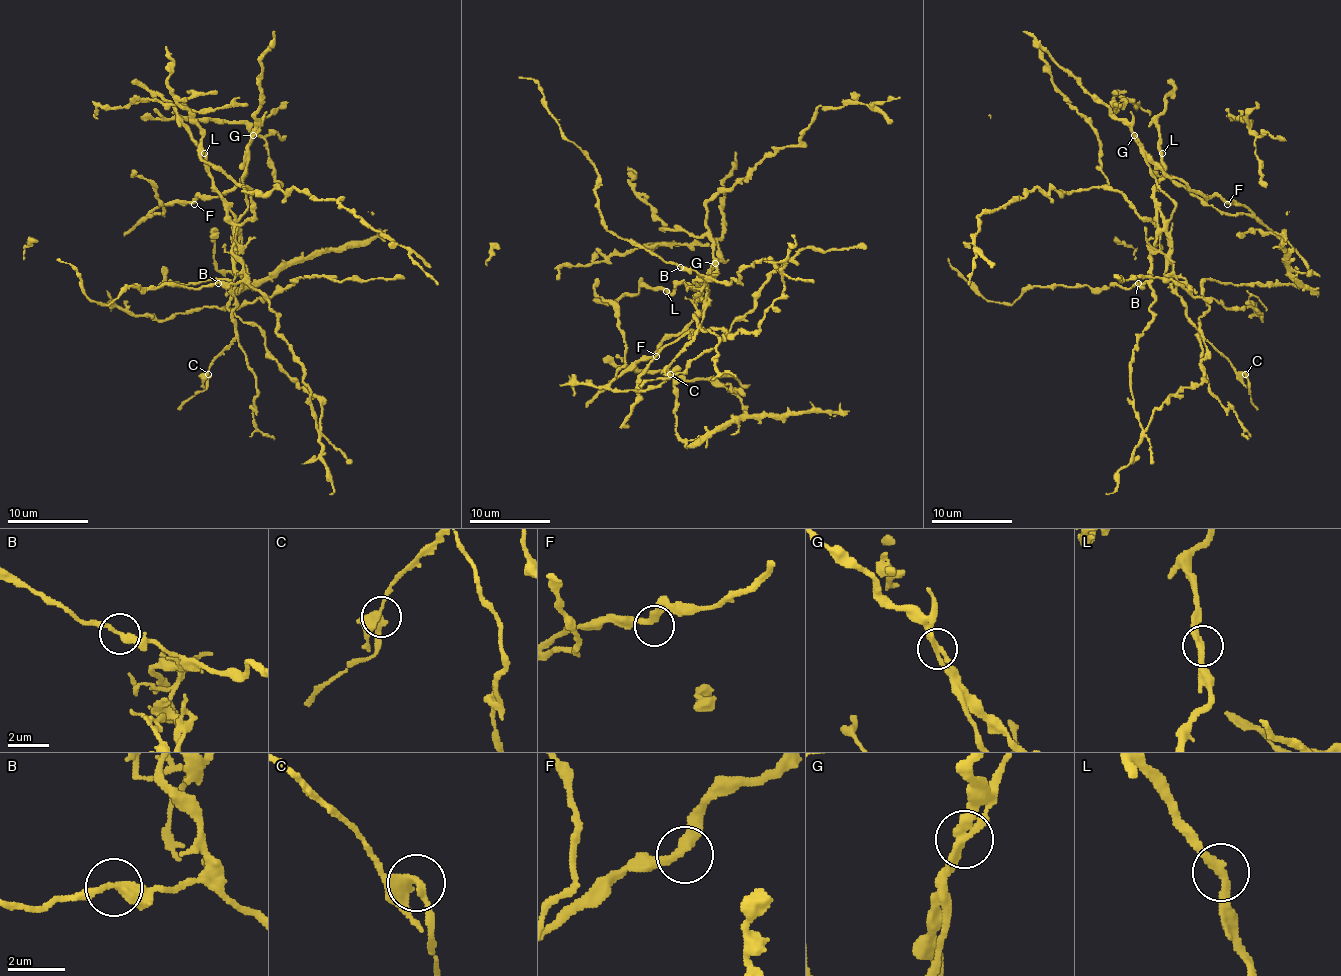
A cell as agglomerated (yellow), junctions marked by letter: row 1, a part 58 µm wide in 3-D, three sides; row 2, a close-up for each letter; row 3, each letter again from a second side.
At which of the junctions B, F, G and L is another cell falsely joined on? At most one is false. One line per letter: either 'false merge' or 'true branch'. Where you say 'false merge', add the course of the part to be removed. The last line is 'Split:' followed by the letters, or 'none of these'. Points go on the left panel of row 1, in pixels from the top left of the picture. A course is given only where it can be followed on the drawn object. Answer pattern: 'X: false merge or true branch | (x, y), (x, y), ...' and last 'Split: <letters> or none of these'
B: true branch
F: true branch
G: false merge | (253, 135), (243, 186), (247, 210), (237, 222), (233, 321), (247, 368), (255, 376), (253, 418), (275, 439)
L: true branch
Split: G

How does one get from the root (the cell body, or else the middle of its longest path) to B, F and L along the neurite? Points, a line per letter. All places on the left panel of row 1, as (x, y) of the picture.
B: (255, 289), (243, 281), (218, 283)
F: (255, 289), (233, 254), (233, 230), (247, 208), (247, 165), (233, 188), (218, 196), (198, 196), (194, 204)
L: (255, 289), (249, 283), (243, 265), (233, 254), (235, 224), (226, 214), (226, 200), (208, 175), (204, 153)

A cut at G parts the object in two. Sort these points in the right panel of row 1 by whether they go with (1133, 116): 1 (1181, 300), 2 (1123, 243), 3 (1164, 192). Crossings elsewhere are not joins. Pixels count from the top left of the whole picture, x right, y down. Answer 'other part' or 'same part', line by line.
1: same part
2: other part
3: same part

